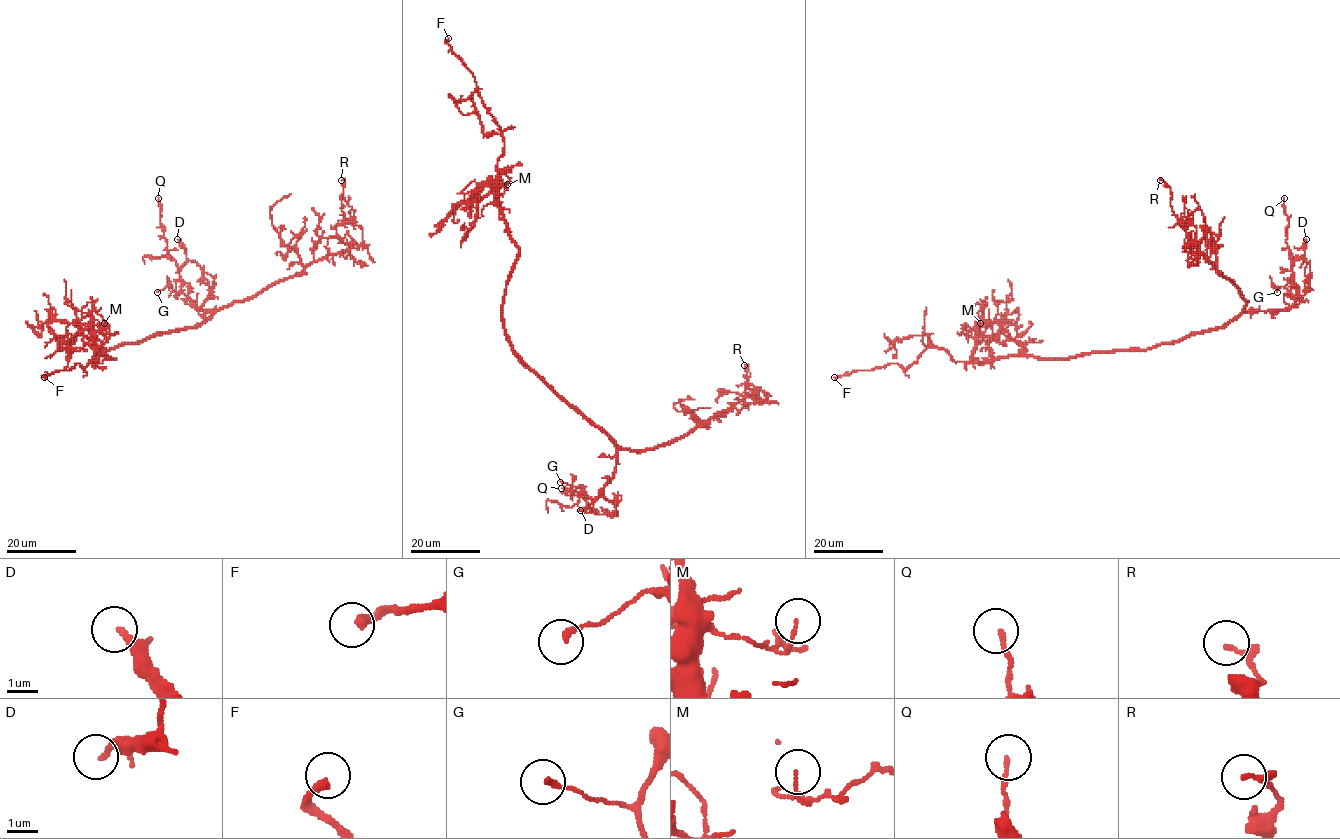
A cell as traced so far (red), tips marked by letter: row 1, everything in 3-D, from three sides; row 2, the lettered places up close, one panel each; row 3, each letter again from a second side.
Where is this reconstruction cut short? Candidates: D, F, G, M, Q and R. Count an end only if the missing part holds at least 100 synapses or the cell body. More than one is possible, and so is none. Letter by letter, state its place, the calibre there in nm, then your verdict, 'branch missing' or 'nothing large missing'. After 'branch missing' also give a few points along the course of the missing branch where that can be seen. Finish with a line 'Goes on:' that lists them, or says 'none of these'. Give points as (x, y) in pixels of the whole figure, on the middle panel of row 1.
D: (580, 510) | 240 nm | nothing large missing
F: (448, 38) | 300 nm | branch missing
G: (560, 482) | 180 nm | nothing large missing
M: (507, 184) | 100 nm | nothing large missing
Q: (561, 488) | 130 nm | nothing large missing
R: (744, 365) | 150 nm | nothing large missing
Goes on: F

